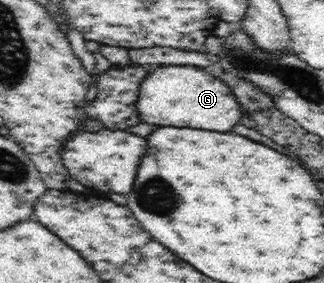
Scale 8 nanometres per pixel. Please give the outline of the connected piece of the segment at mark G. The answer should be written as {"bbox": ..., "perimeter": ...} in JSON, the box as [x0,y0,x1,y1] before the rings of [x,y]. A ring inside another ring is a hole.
{"bbox":[136,65,244,131],"perimeter":[[[169,65],[150,69],[148,75],[140,85],[139,96],[136,102],[137,112],[142,122],[162,127],[194,127],[194,129],[208,129],[208,131],[232,131],[234,125],[240,123],[244,111],[240,111],[240,104],[232,94],[230,87],[216,79],[214,75],[203,68],[192,65]]]}

